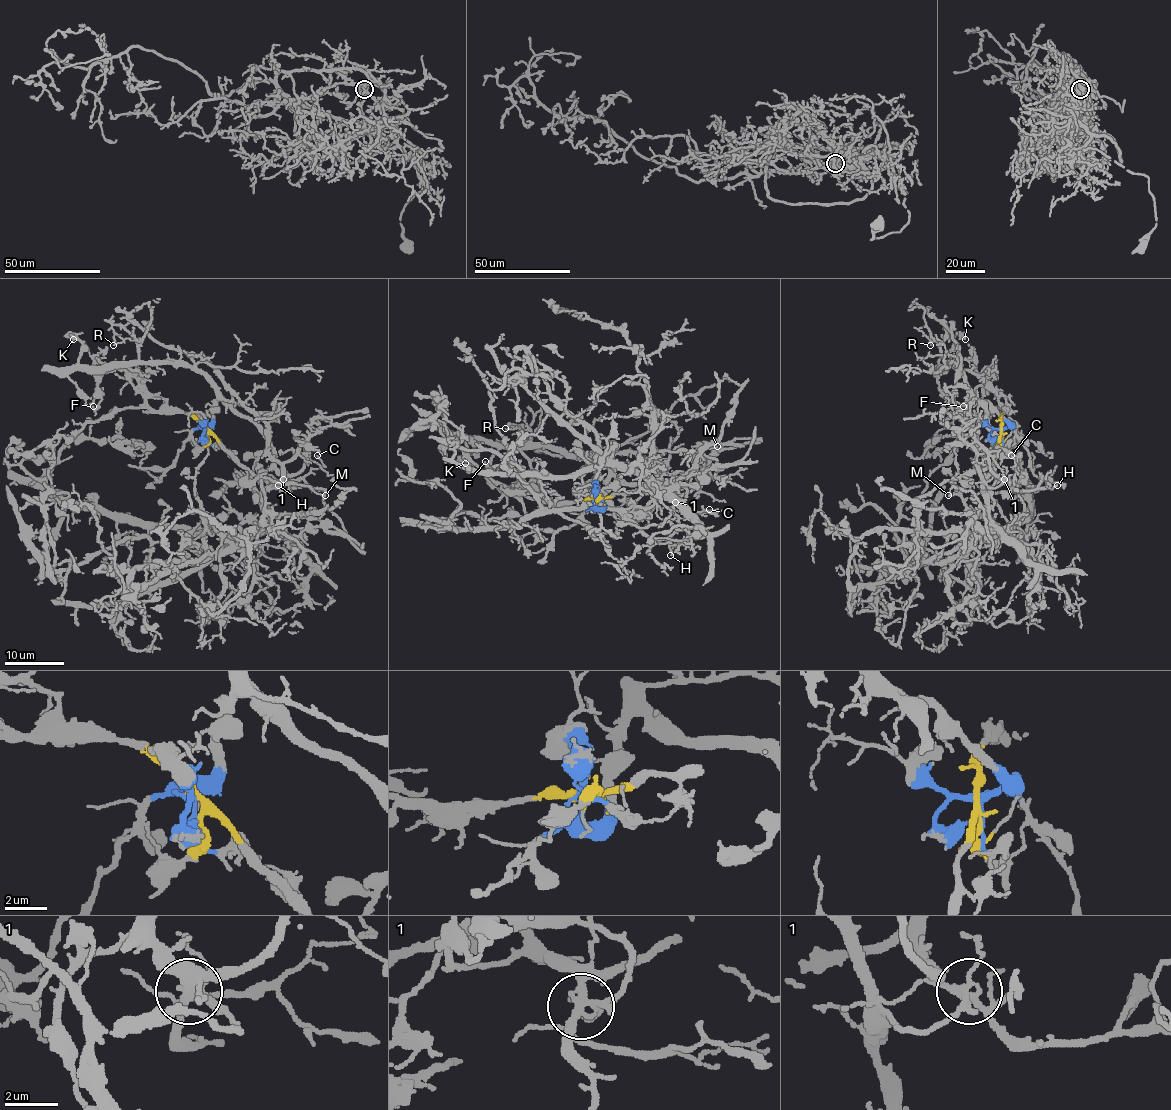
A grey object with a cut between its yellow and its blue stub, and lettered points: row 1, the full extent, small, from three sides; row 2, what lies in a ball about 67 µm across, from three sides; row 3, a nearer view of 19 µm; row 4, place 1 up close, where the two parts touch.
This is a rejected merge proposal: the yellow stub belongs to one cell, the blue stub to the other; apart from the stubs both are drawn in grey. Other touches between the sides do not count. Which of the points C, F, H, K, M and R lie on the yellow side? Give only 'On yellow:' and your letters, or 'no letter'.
On yellow: no letter

